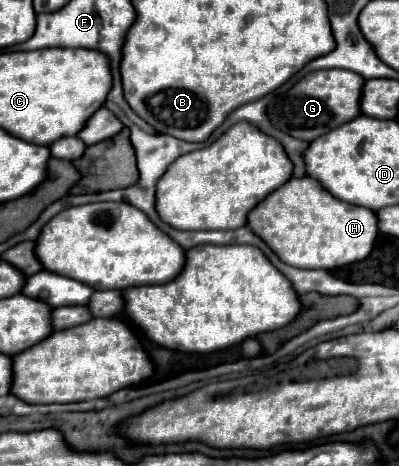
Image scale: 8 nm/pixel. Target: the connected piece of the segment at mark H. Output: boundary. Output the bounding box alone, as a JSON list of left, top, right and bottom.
[247,176,379,270]

